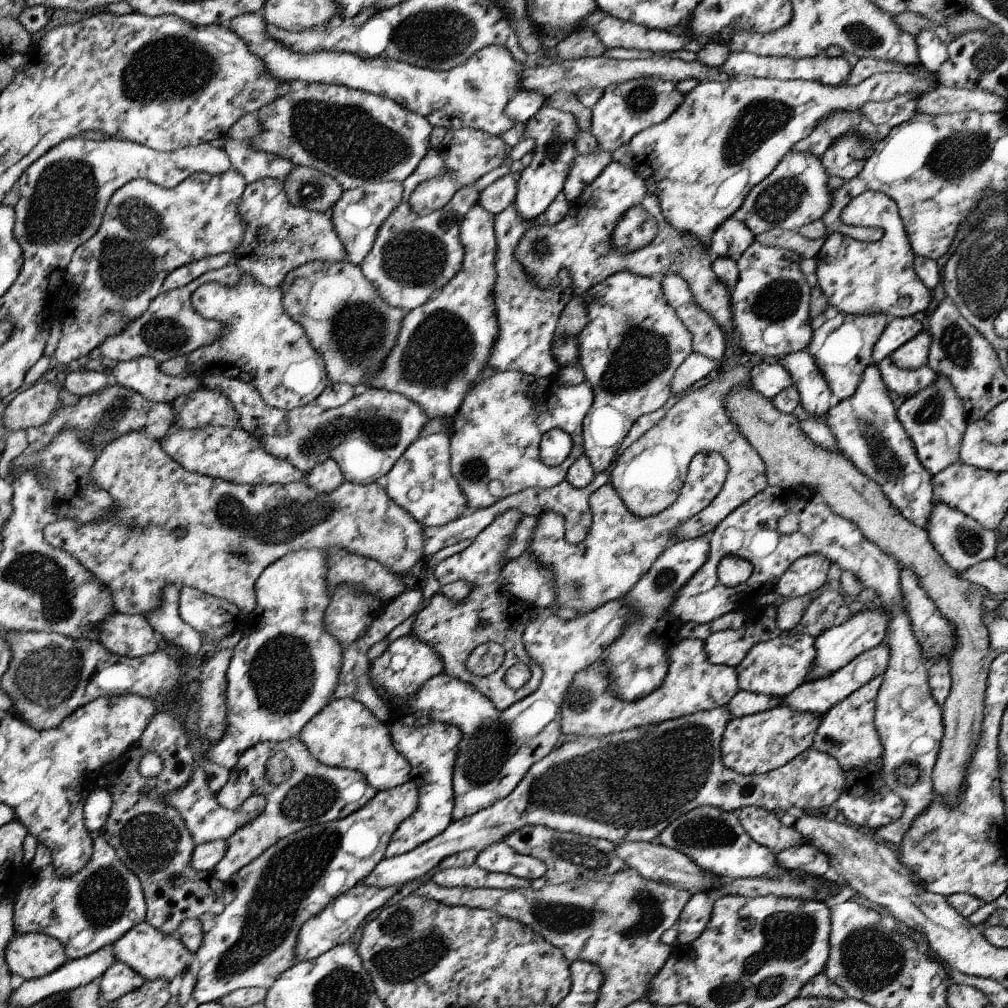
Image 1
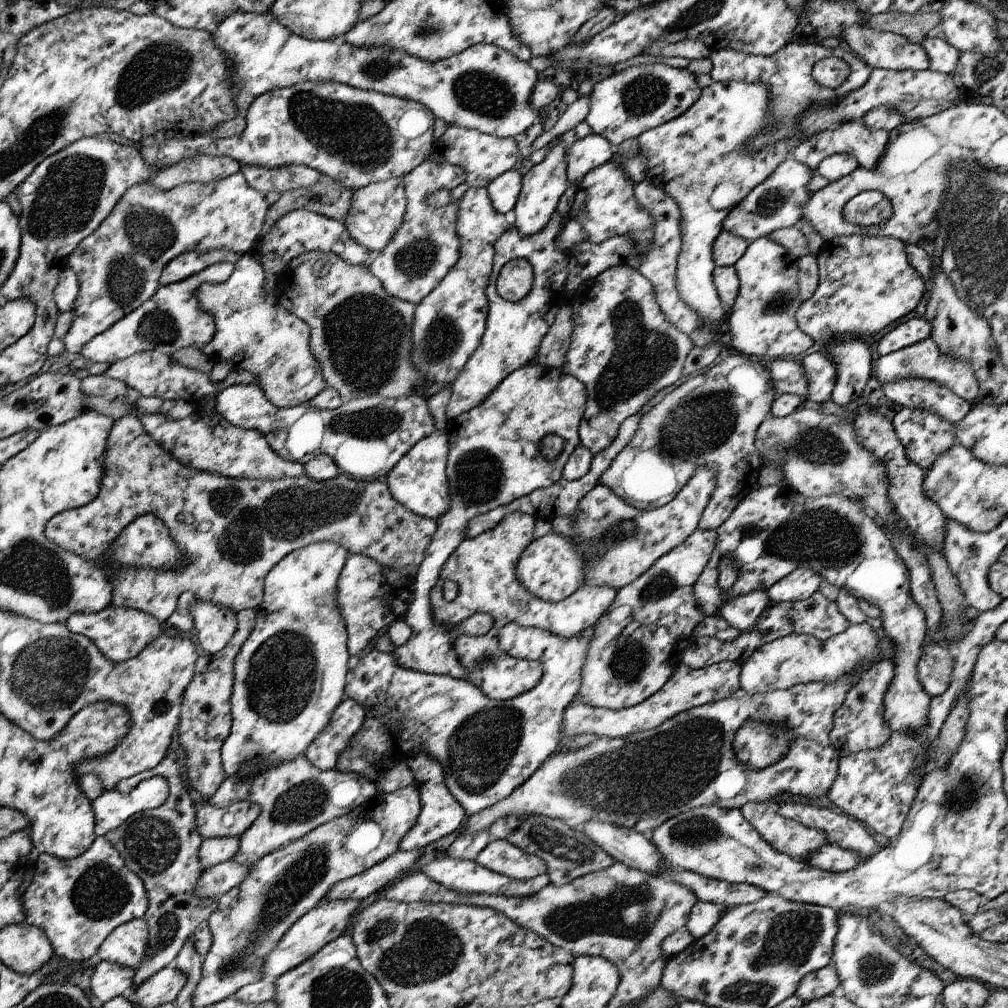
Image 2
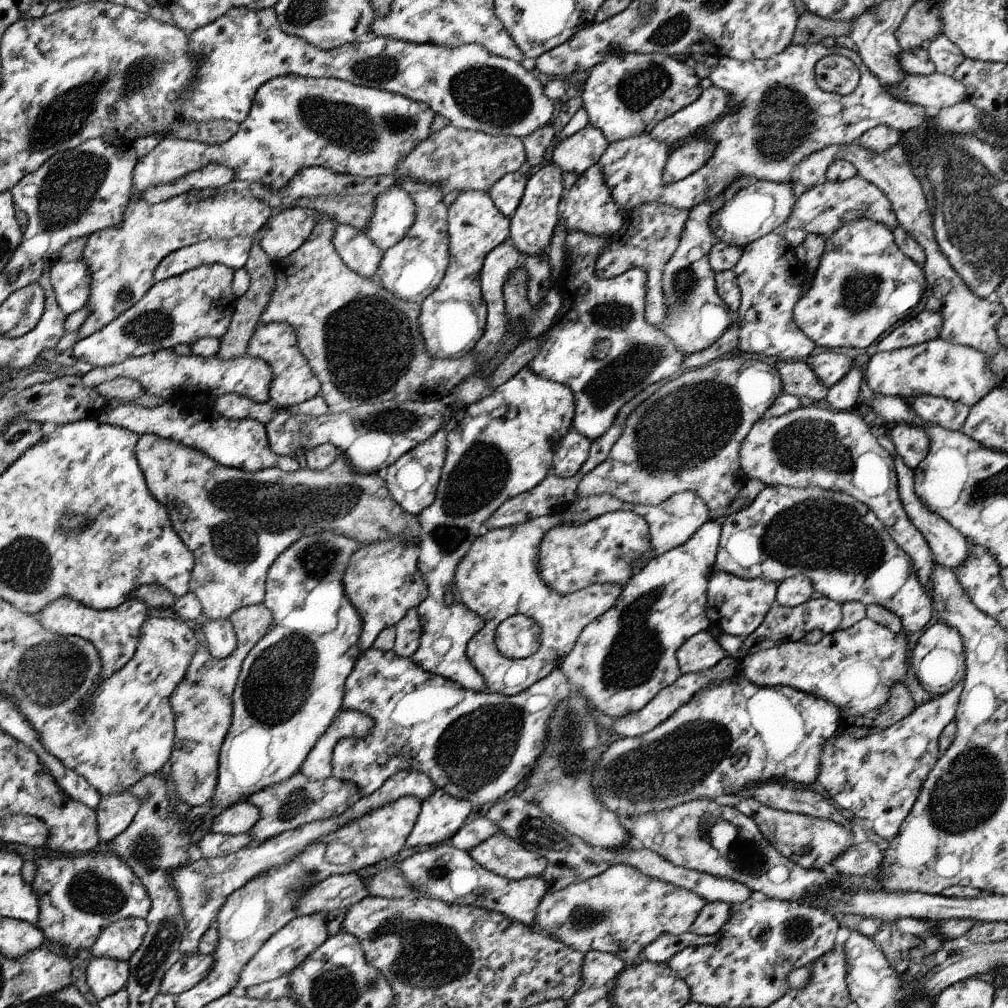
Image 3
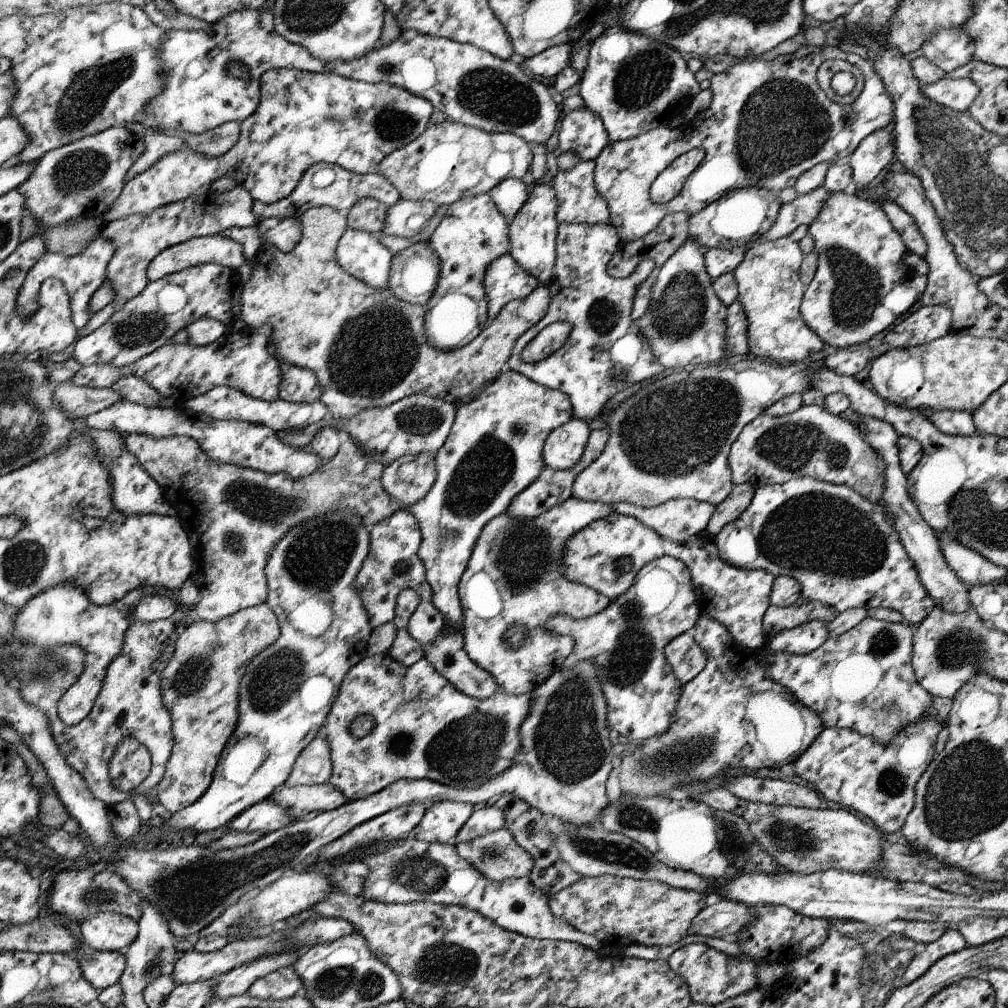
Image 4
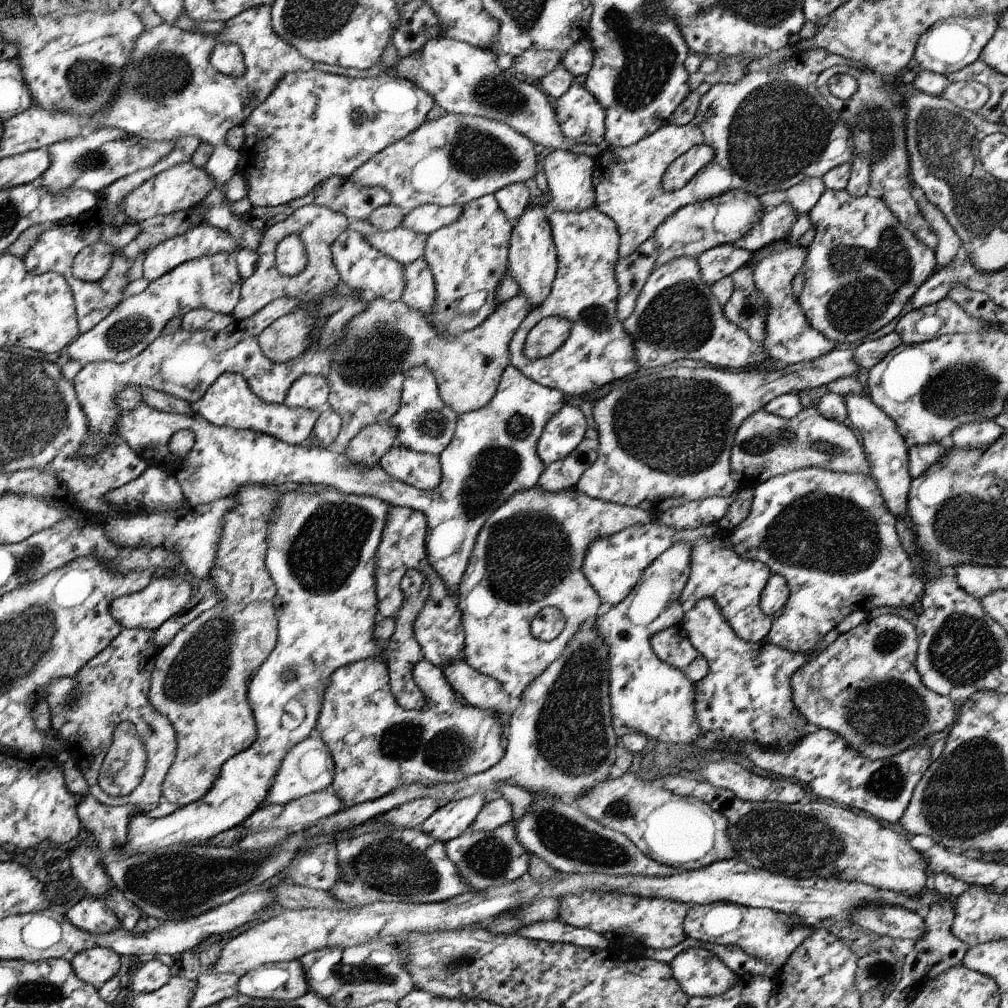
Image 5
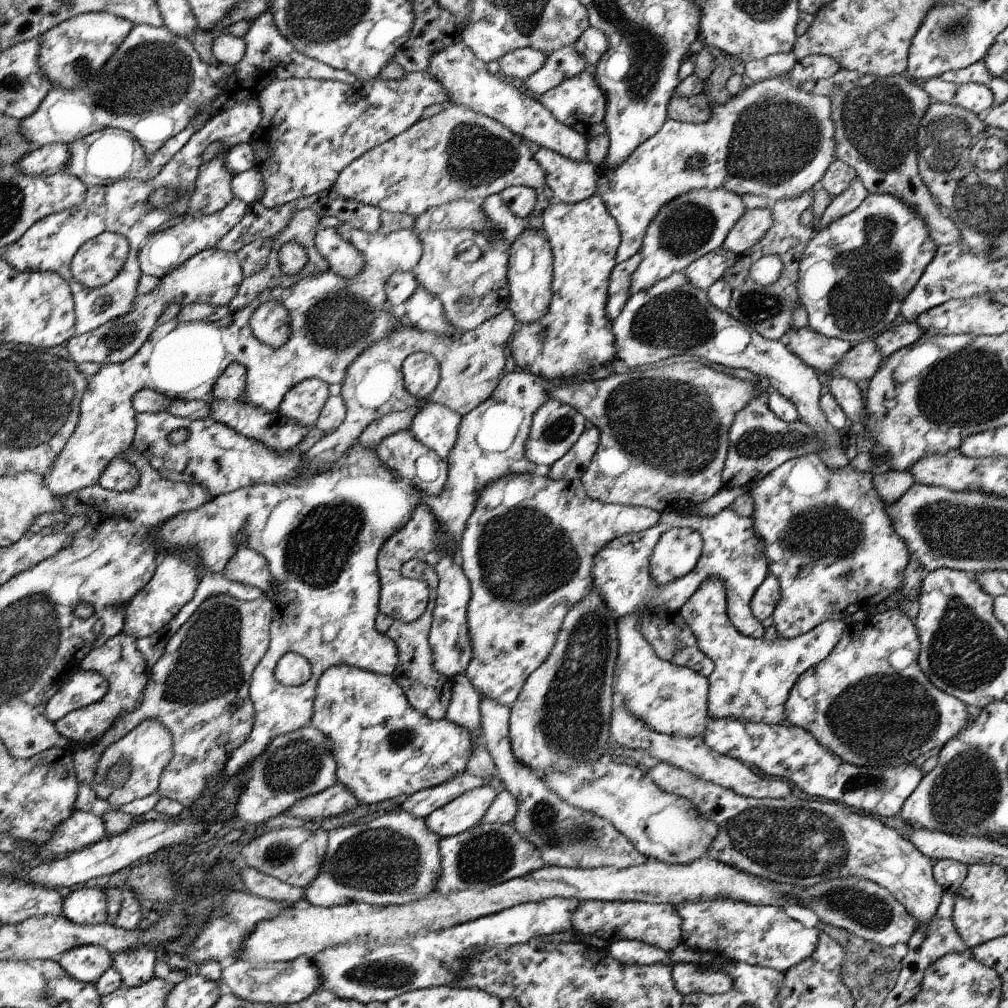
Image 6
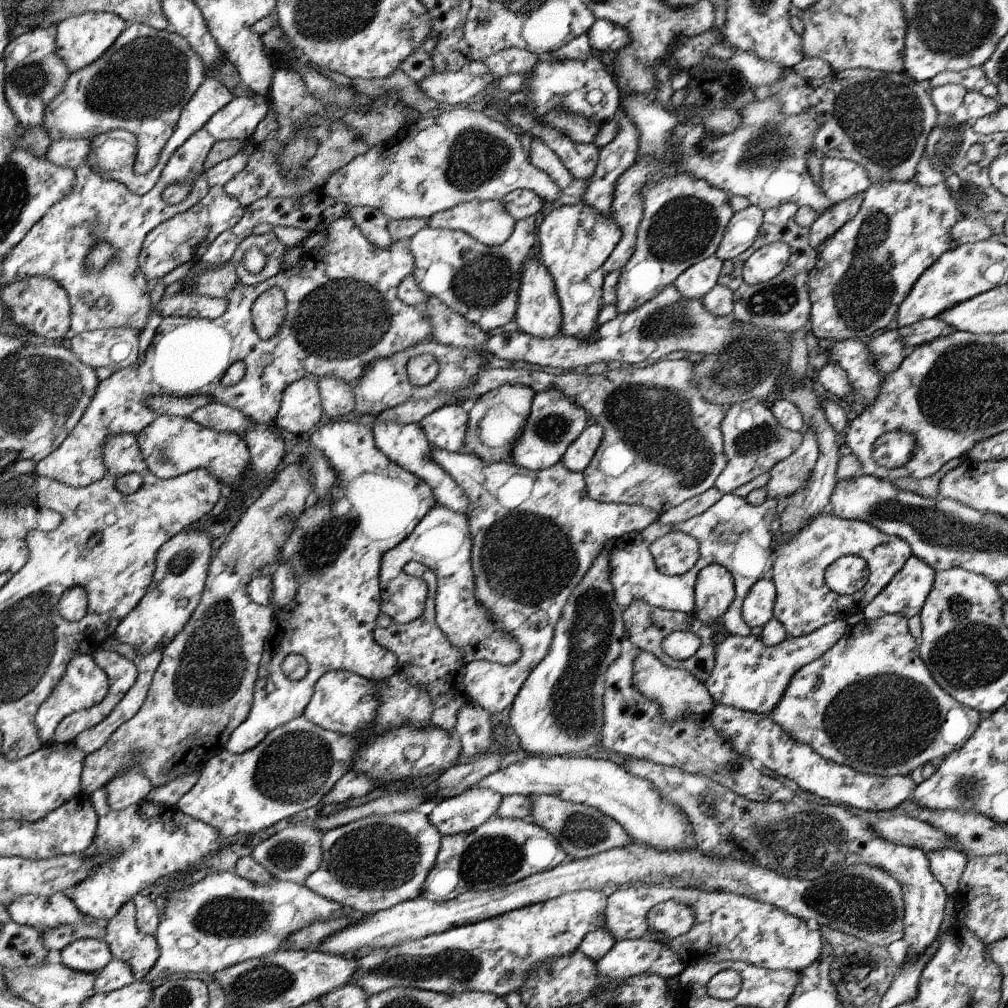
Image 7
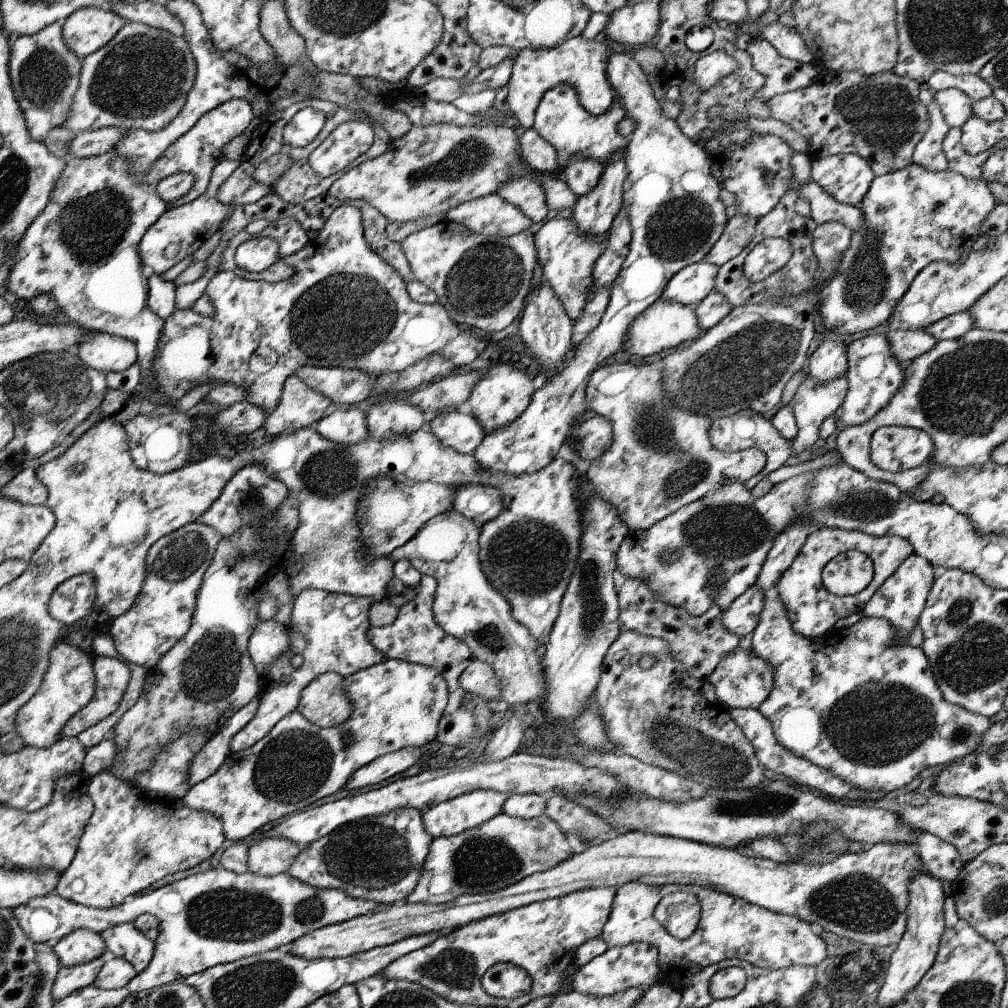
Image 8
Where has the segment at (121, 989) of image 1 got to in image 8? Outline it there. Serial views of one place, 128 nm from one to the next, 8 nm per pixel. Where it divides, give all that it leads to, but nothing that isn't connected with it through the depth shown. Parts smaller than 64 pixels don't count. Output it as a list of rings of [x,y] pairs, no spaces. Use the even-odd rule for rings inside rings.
[[[86,928],[72,930],[70,934],[52,942],[51,947],[61,967],[86,964],[102,954],[108,955],[107,944],[100,938],[100,933],[88,932]]]

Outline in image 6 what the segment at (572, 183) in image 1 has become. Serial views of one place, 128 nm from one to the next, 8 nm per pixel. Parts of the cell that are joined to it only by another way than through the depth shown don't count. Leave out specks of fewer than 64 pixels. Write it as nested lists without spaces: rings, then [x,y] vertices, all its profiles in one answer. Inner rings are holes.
[[[582,71],[560,83],[555,89],[545,92],[539,100],[558,122],[578,131],[587,140],[607,132],[603,121],[607,109],[606,97],[595,81],[594,74]]]

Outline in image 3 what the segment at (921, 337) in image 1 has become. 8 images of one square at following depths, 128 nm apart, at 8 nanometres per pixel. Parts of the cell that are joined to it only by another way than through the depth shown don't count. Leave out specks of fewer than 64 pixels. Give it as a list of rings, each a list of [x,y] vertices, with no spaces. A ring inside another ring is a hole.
[[[938,338],[916,346],[876,353],[869,359],[865,374],[868,386],[878,396],[892,395],[907,399],[914,395],[929,394],[949,398],[965,404],[967,407],[974,406],[996,387],[995,375],[989,368],[987,356],[983,352],[966,345],[952,344]]]

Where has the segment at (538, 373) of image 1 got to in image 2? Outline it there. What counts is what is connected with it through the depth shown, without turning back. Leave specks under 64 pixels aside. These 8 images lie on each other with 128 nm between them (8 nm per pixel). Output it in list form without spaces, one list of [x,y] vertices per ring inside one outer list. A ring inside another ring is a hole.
[[[560,214],[552,215],[544,228],[532,236],[524,236],[519,230],[510,226],[495,242],[493,271],[485,293],[489,307],[485,331],[480,346],[468,359],[451,386],[451,398],[446,408],[448,418],[460,416],[464,411],[472,410],[480,404],[496,386],[511,372],[534,364],[542,339],[555,321],[559,307],[561,282],[569,275],[566,270],[566,254],[555,249],[555,237],[561,231]],[[512,259],[524,259],[533,265],[533,286],[519,301],[512,302],[502,298],[497,291],[496,281],[500,269]]]

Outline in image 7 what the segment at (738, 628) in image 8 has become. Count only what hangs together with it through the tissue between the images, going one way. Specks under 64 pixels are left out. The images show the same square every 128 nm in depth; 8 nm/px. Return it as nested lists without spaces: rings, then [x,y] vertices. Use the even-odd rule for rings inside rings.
[[[769,575],[761,578],[749,591],[742,605],[742,616],[747,626],[763,626],[773,617],[776,587]]]

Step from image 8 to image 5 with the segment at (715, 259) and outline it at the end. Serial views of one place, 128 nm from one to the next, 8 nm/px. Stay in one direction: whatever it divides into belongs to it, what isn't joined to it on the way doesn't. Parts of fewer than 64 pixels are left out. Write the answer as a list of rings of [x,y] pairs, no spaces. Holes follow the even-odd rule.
[[[786,202],[781,203],[765,212],[752,232],[743,236],[734,244],[738,248],[749,250],[753,254],[763,246],[787,238],[793,224],[800,215],[792,205]]]

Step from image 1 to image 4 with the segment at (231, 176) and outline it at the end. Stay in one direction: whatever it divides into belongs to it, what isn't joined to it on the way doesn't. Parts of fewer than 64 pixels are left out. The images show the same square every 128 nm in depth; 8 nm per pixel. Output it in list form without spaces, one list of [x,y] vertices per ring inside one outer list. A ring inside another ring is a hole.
[[[236,185],[229,191],[221,192],[208,189],[206,193],[200,196],[191,196],[181,201],[176,201],[156,209],[150,214],[131,214],[124,218],[116,219],[108,223],[101,223],[100,235],[105,241],[111,243],[114,247],[114,254],[106,267],[106,276],[104,284],[108,284],[114,293],[113,301],[126,304],[134,297],[138,296],[150,284],[147,277],[149,266],[154,262],[163,250],[170,249],[171,246],[190,241],[193,238],[212,236],[224,233],[227,229],[233,227],[244,229],[248,227],[258,227],[260,225],[260,216],[254,209],[254,198],[248,189]]]

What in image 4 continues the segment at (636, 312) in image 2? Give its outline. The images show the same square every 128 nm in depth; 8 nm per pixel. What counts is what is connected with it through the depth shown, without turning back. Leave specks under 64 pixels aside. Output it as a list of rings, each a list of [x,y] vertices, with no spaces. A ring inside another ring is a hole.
[[[559,223],[556,237],[557,259],[553,270],[552,279],[547,283],[551,292],[551,301],[548,312],[542,320],[530,327],[517,341],[512,349],[512,354],[504,366],[505,370],[516,371],[538,384],[551,389],[565,392],[573,406],[573,417],[578,421],[588,421],[598,418],[606,402],[621,390],[626,390],[632,384],[648,380],[655,374],[660,374],[665,368],[658,362],[653,348],[644,333],[636,327],[635,320],[631,317],[635,303],[635,294],[639,286],[656,271],[655,262],[648,260],[635,268],[634,276],[616,278],[607,273],[607,264],[616,252],[620,241],[616,227],[612,224],[588,223]],[[564,321],[571,324],[571,333],[566,342],[545,358],[533,364],[524,364],[521,352],[524,347],[540,334],[549,324]]]

